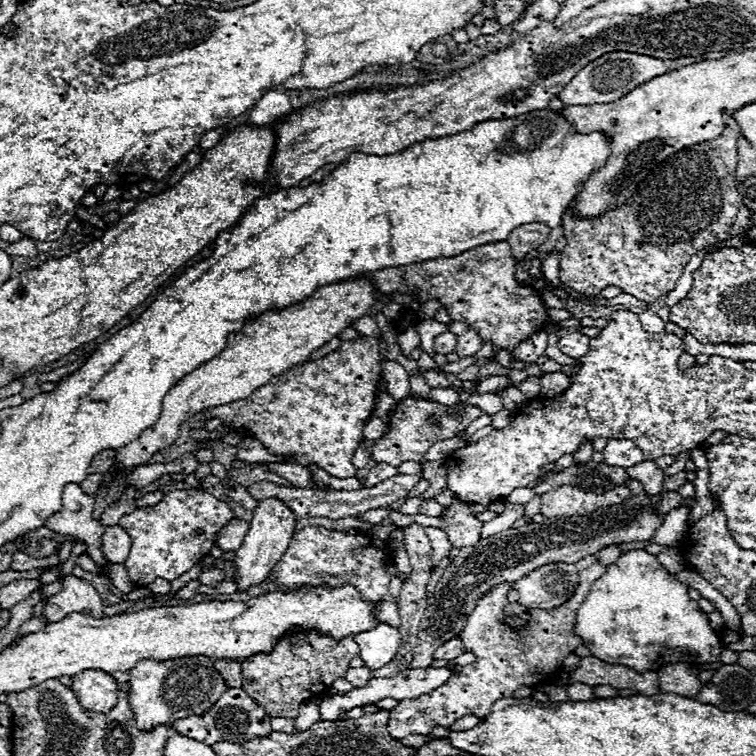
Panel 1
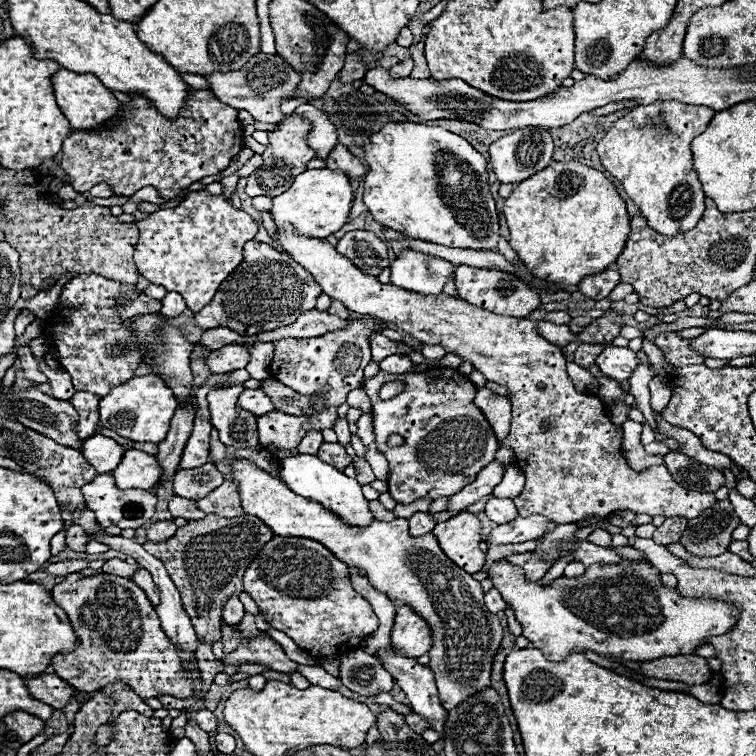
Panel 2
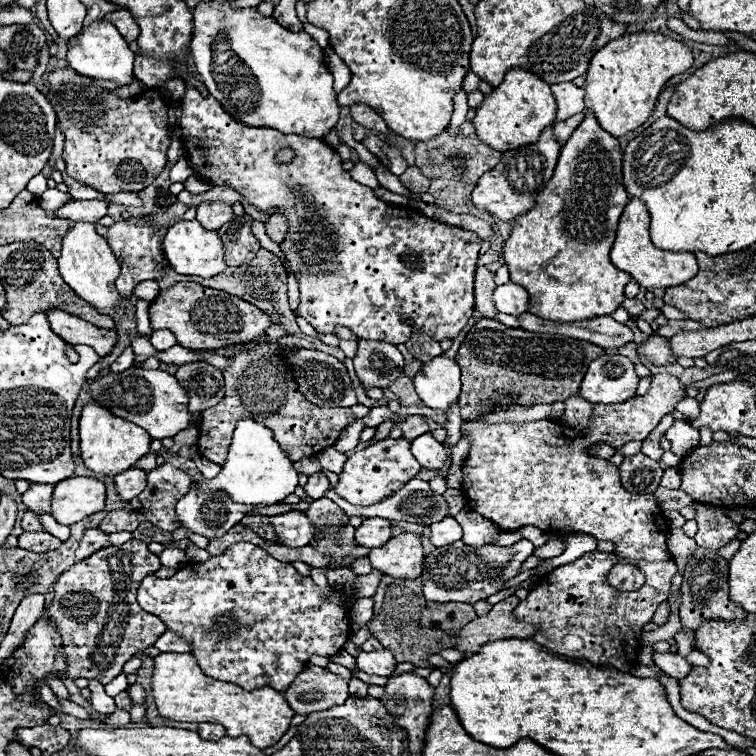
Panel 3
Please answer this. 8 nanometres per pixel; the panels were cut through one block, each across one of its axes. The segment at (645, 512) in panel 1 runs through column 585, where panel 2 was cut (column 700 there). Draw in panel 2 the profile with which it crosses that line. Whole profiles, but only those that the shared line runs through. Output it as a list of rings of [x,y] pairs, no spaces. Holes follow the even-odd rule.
[[[718,500],[702,512],[702,516],[688,520],[680,544],[694,556],[710,558],[720,556],[732,542],[732,532],[740,526],[738,516],[732,510],[730,500]]]

